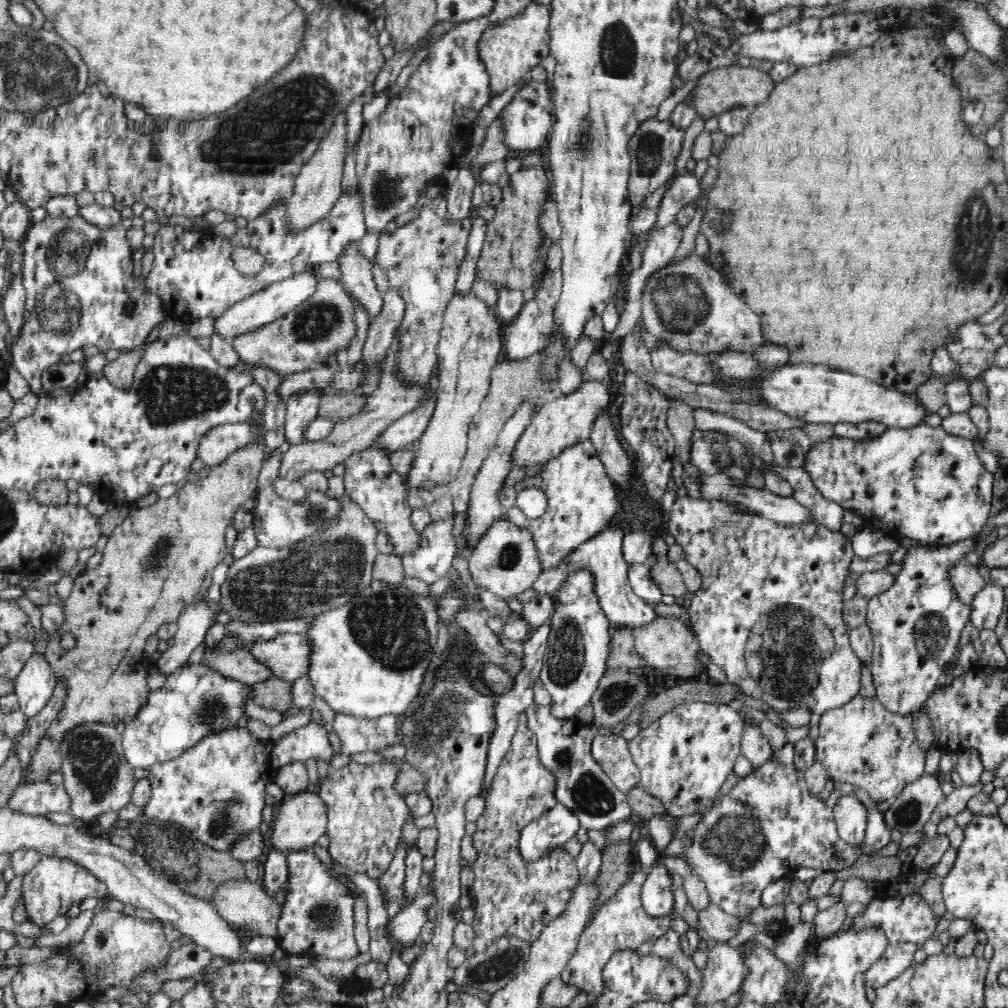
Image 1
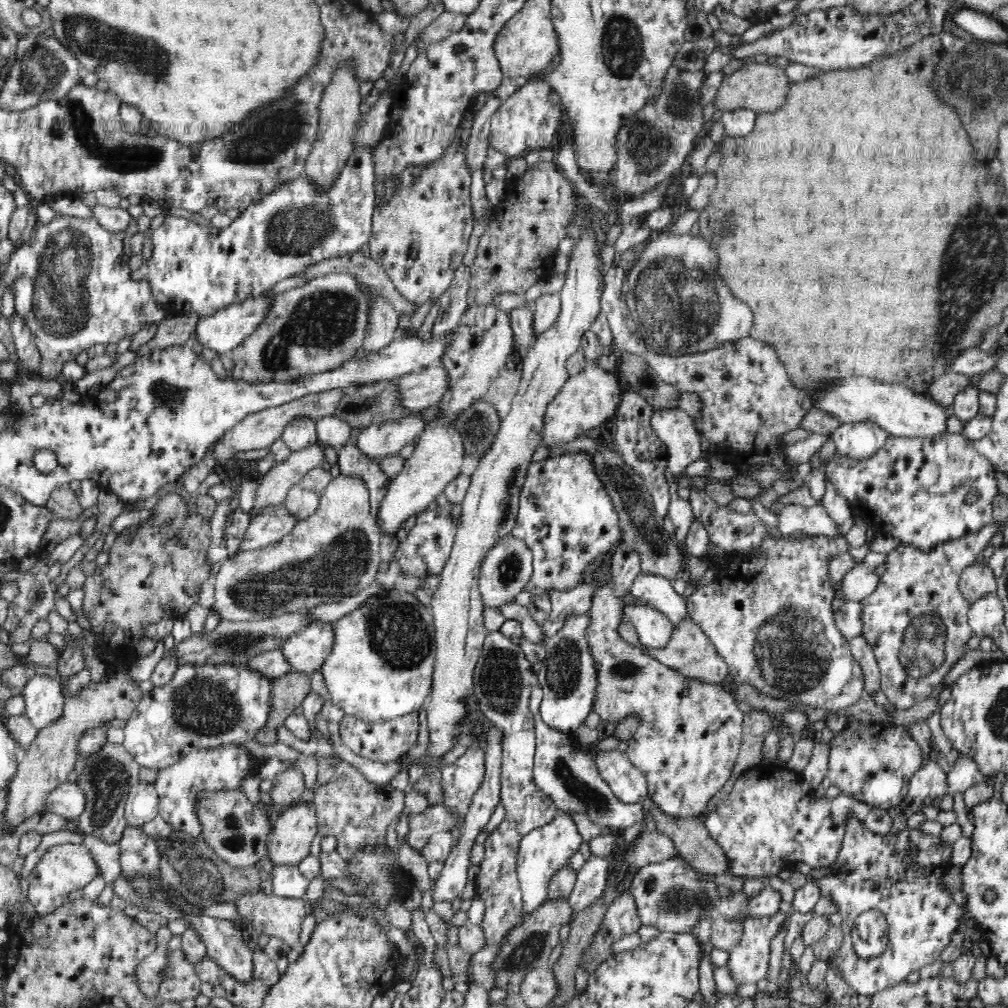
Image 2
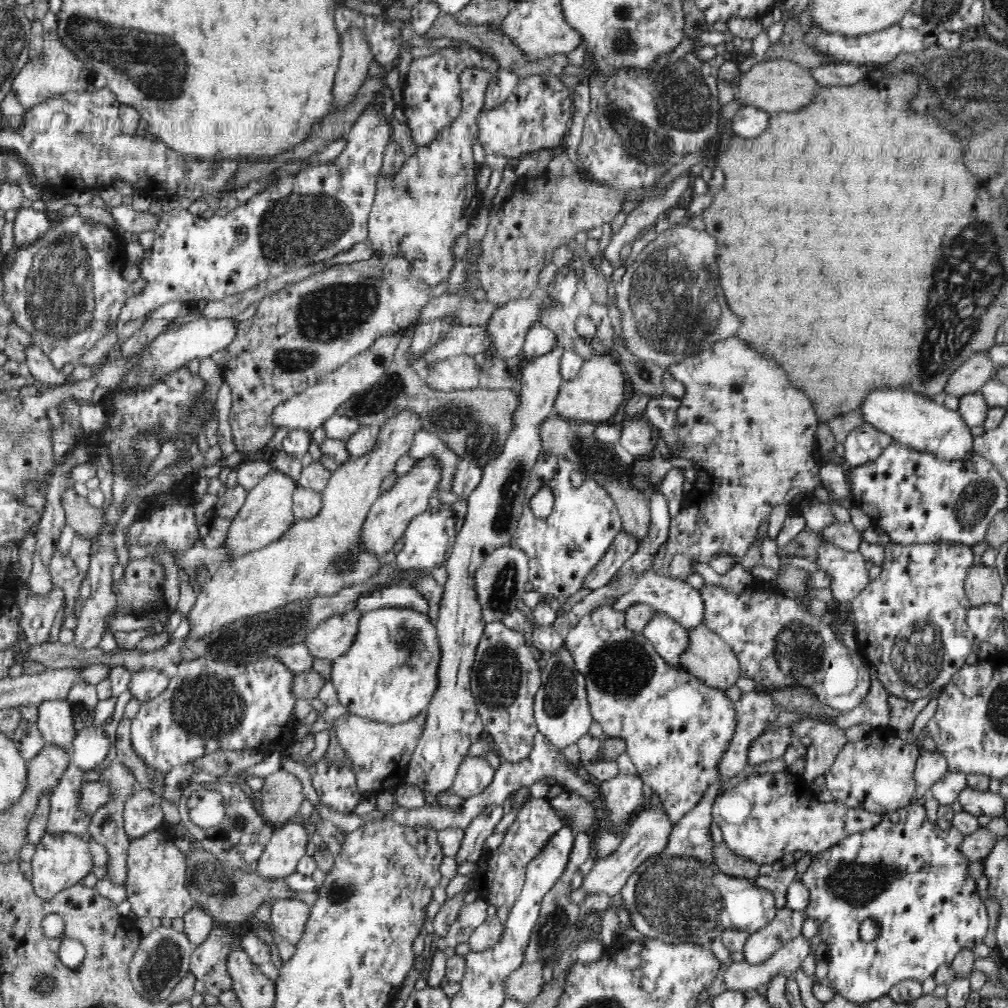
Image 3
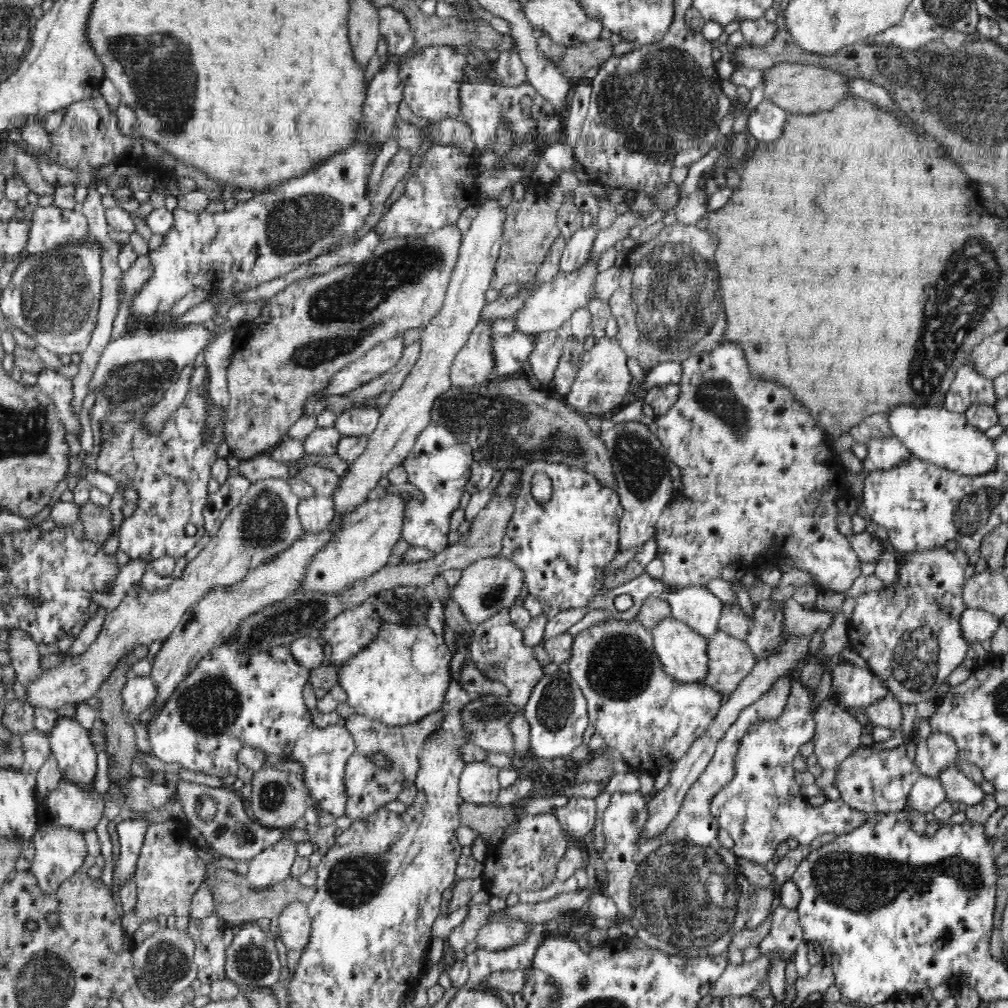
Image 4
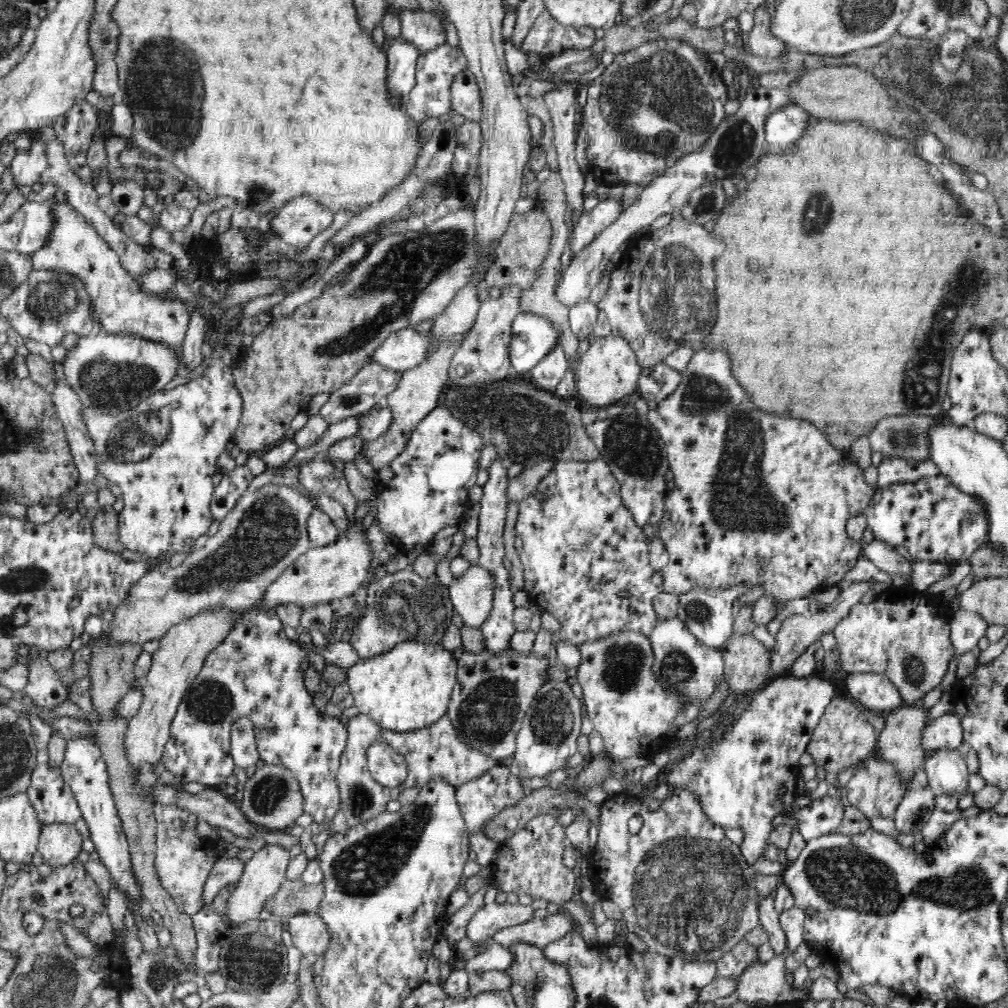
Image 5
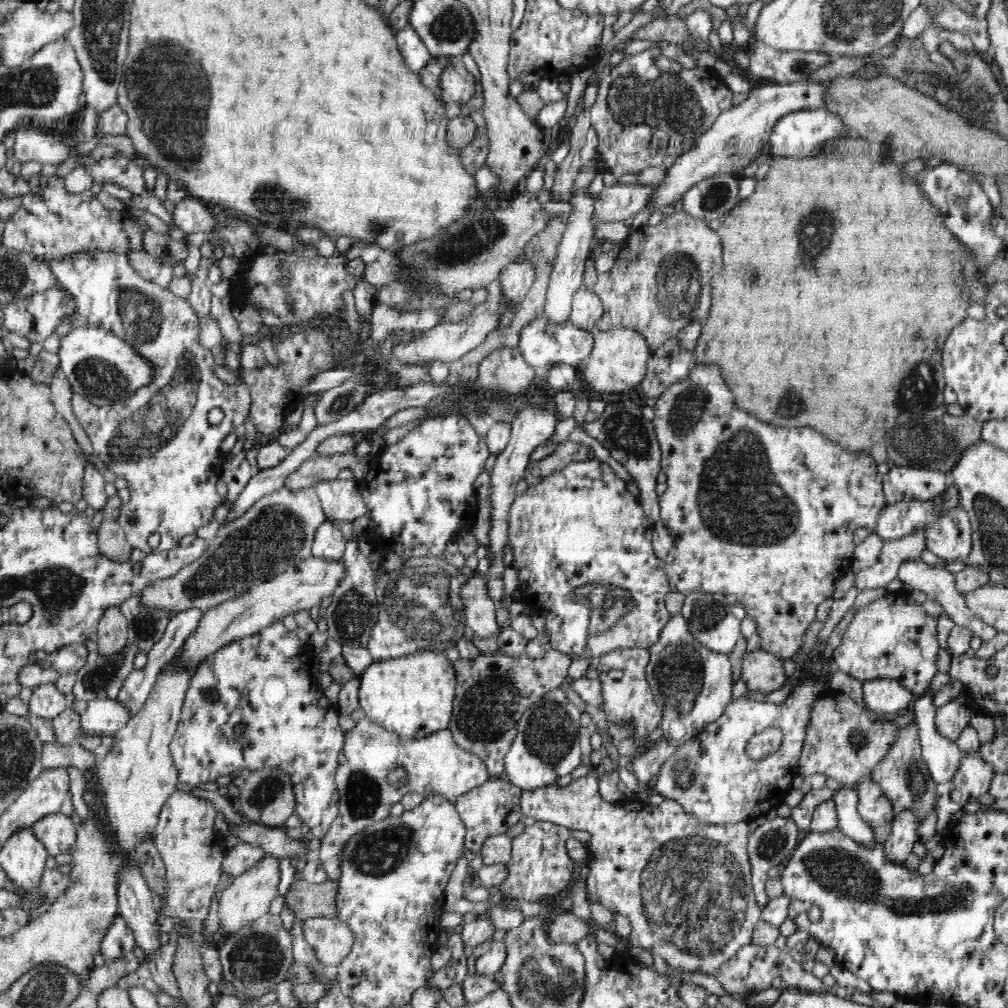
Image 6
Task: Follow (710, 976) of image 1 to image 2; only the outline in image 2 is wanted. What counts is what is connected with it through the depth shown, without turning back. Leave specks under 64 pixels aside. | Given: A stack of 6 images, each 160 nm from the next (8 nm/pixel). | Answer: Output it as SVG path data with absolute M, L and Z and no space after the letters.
M778 912L772 917L762 919L740 920L743 926L743 936L738 945L729 951L728 968L741 984L756 983L759 980L768 980L770 974L770 944L774 936L784 930L784 924L790 919L791 912Z

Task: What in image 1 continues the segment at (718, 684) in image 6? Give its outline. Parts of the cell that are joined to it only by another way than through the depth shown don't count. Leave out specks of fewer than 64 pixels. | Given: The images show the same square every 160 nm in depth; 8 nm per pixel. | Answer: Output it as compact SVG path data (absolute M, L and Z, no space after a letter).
M618 515L614 516L610 528L606 528L599 536L590 538L582 546L578 546L575 553L568 558L568 564L561 563L556 569L540 574L536 582L532 584L532 588L536 592L548 593L554 596L568 582L570 575L574 575L579 571L588 571L593 578L593 593L596 594L600 608L604 611L609 622L609 628L612 631L615 631L616 628L622 628L622 626L631 627L632 629L648 628L661 616L654 610L653 605L636 596L632 590L628 578L629 567L622 559L621 542L626 531L616 522L620 522Z

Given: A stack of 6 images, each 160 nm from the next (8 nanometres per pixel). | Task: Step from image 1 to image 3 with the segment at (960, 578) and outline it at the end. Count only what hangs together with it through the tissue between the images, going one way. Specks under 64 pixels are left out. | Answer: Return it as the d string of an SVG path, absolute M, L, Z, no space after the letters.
M974 566L965 578L965 593L972 607L1002 602L1004 585L995 567Z

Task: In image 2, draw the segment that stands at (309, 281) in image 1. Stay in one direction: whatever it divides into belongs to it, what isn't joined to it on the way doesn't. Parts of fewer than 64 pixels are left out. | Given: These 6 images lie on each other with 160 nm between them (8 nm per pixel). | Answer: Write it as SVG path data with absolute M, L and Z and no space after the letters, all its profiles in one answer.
M261 295L201 317L195 324L191 340L214 352L229 353L260 324L270 299Z

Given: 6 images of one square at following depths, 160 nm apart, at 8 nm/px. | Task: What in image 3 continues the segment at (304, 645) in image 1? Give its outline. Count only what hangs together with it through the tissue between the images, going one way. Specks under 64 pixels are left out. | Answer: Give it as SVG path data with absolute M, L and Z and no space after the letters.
M356 607L320 622L304 640L314 658L334 661L344 656L360 632L363 613Z

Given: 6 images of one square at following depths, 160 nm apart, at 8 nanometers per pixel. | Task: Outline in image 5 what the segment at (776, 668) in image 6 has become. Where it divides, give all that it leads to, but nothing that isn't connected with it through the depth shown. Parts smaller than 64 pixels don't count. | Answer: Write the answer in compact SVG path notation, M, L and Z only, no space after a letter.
M750 632L732 634L719 649L724 657L724 680L730 694L764 689L772 678L772 655Z

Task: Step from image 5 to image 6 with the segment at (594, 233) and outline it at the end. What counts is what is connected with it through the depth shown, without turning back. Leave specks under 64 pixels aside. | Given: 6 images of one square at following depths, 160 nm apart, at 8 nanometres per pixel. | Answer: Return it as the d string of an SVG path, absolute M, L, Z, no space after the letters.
M659 183L619 184L604 187L595 200L594 216L601 222L625 221L647 208Z

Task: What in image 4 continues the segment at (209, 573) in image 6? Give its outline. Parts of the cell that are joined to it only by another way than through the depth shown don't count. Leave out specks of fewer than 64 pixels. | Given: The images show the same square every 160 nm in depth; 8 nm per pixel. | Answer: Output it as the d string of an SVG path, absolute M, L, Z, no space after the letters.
M268 478L251 484L240 504L226 515L204 550L186 564L180 578L173 579L166 590L158 590L157 593L142 585L127 590L120 604L106 612L95 641L84 654L74 658L66 656L60 665L45 671L32 684L25 685L26 703L55 712L63 706L72 706L94 697L115 664L127 652L168 638L186 610L200 602L206 594L220 593L222 588L242 584L253 571L272 563L290 550L292 544L304 538L305 530L297 514L299 502L288 480Z

